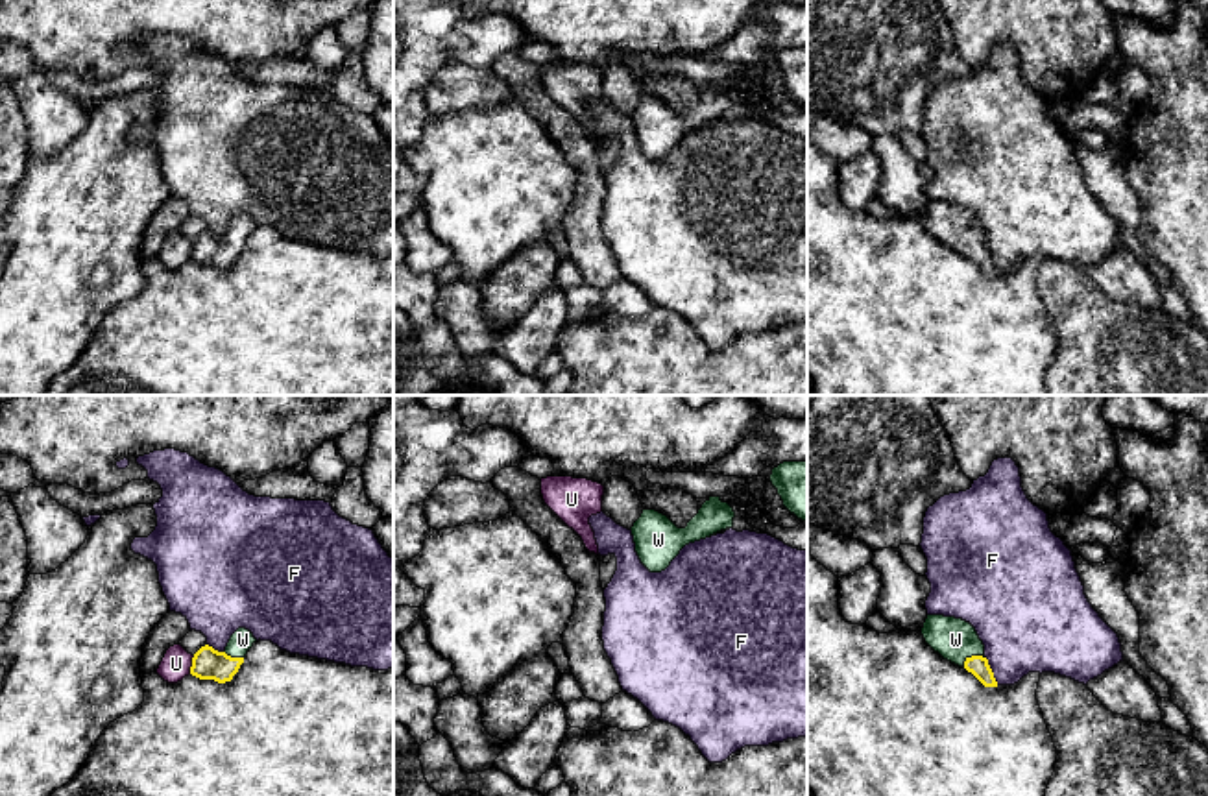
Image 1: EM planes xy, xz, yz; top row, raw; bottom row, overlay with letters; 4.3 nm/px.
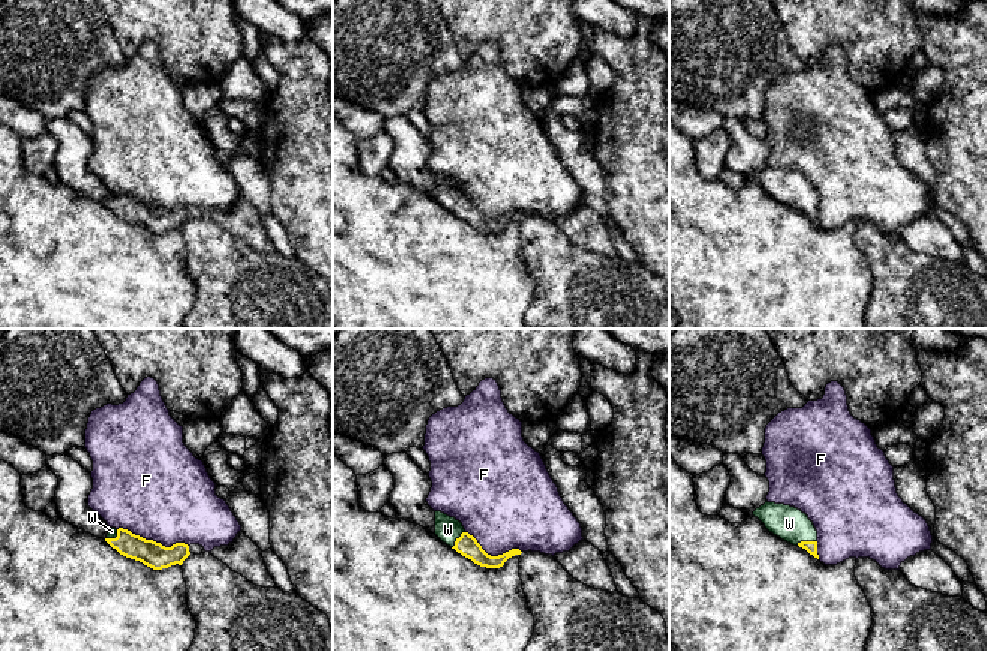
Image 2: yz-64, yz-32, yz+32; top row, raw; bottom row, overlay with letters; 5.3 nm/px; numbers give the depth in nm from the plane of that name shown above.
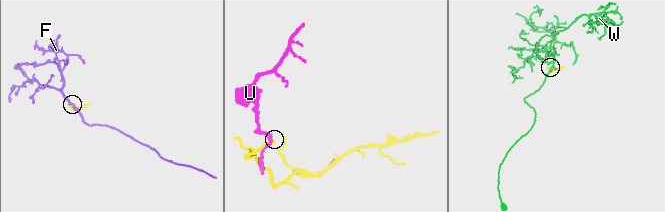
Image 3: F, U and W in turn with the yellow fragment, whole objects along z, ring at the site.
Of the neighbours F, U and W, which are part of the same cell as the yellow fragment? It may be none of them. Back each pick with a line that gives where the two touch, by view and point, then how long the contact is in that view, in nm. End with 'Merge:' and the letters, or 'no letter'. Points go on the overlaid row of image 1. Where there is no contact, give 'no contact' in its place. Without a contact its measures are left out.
W: yz (972, 656) | 100 nm
Merge: W

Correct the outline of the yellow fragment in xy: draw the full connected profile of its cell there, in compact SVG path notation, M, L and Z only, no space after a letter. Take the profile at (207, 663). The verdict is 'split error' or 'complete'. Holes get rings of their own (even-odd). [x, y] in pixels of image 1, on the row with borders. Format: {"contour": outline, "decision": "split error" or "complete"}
{"contour": "M238 628L223 652L218 652L209 645L201 646L192 657L190 674L218 683L231 681L255 641L257 639L249 630Z", "decision": "split error"}

